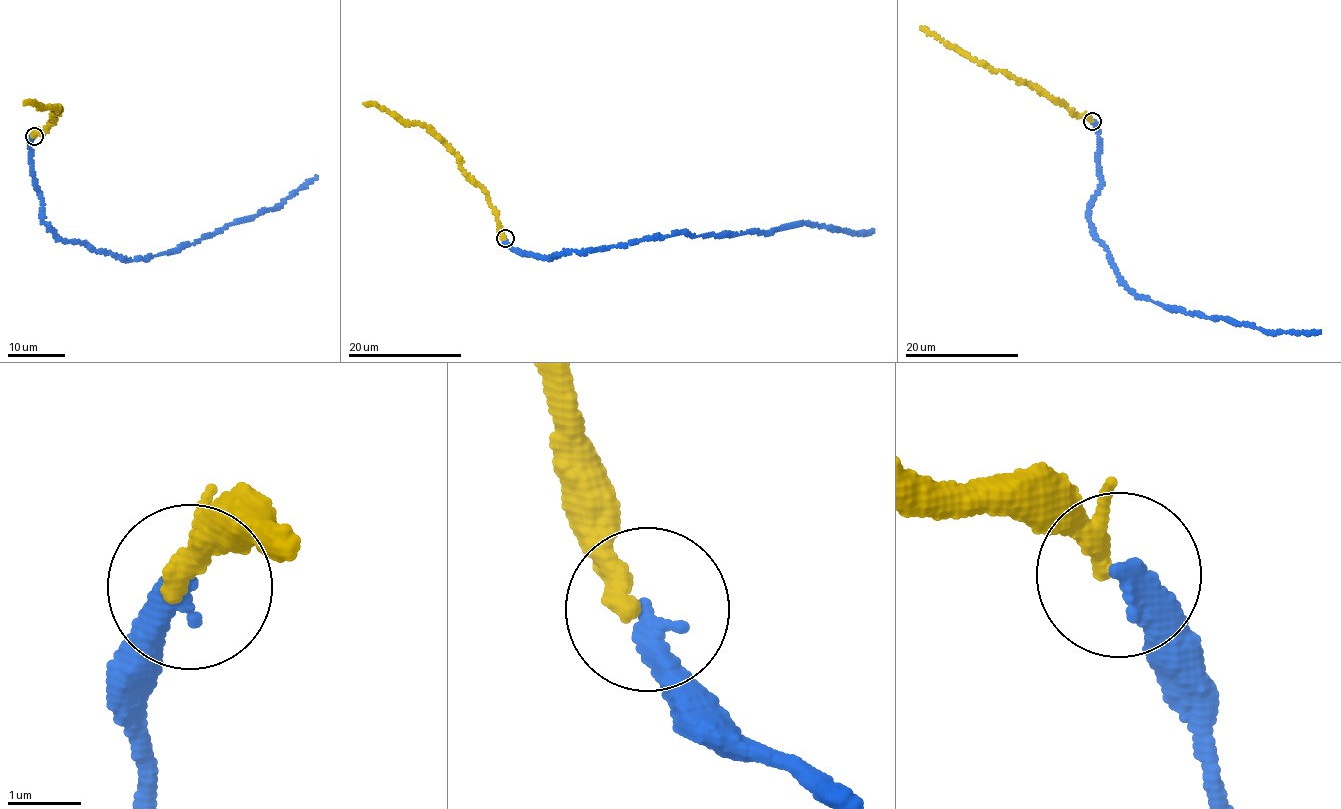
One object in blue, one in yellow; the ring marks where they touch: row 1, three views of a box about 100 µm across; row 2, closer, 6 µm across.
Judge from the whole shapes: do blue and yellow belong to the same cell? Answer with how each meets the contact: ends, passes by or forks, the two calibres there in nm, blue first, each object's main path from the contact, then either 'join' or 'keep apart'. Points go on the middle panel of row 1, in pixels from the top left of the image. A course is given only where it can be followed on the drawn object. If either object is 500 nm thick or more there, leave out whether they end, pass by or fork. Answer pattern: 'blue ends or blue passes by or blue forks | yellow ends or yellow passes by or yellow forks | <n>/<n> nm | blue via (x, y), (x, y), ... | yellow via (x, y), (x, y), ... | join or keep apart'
blue ends | yellow passes by | 340/220 nm | blue via (505, 238), (527, 255), (553, 257), (684, 231), (765, 233), (805, 222), (873, 231) | yellow via (505, 238), (489, 195), (467, 175), (461, 159), (449, 145), (425, 127), (404, 125), (374, 104), (365, 104) | join

